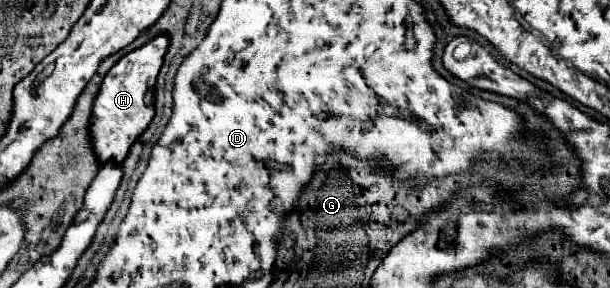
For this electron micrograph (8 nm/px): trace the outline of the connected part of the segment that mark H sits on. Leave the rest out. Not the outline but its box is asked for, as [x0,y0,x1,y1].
[91,33,169,163]

